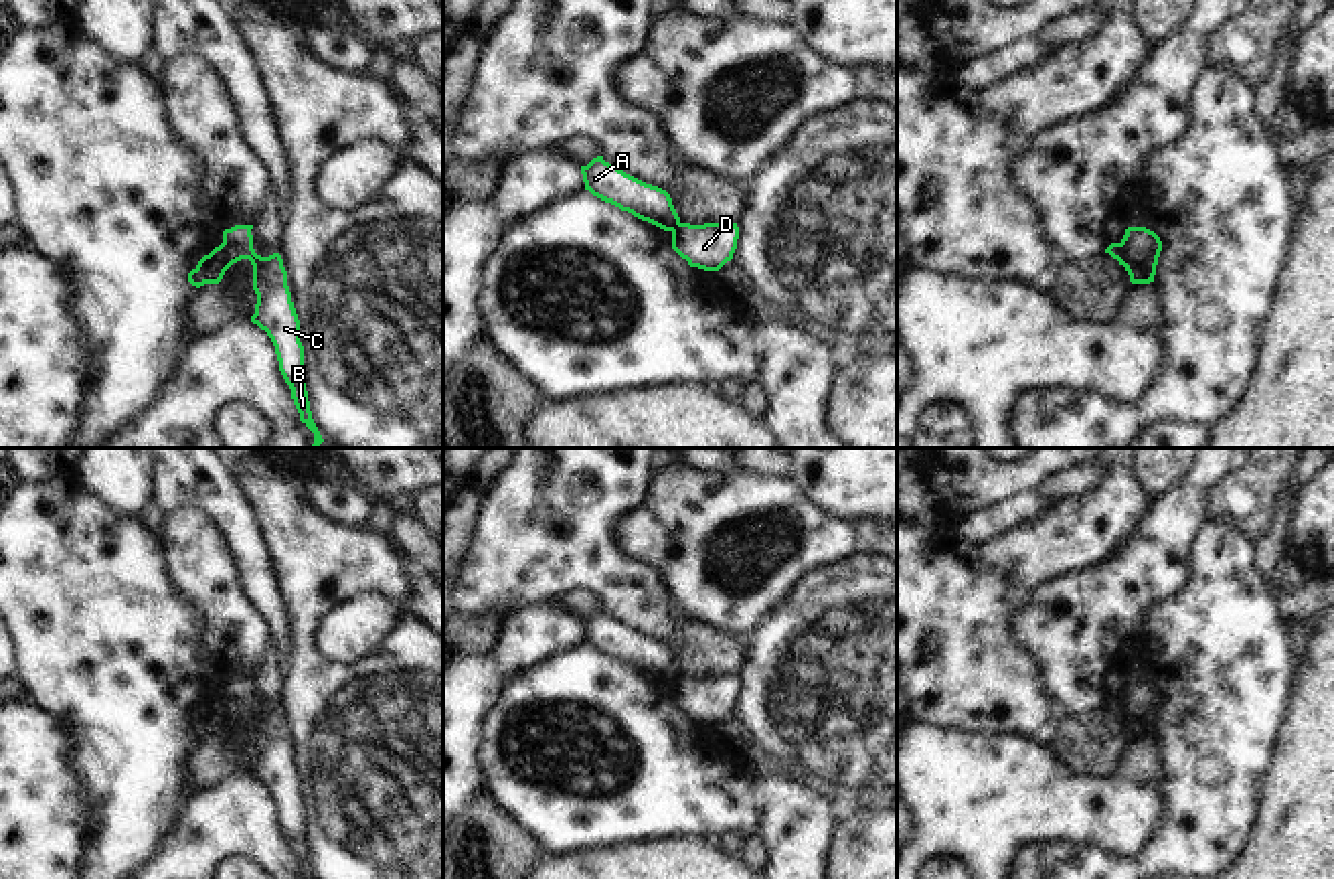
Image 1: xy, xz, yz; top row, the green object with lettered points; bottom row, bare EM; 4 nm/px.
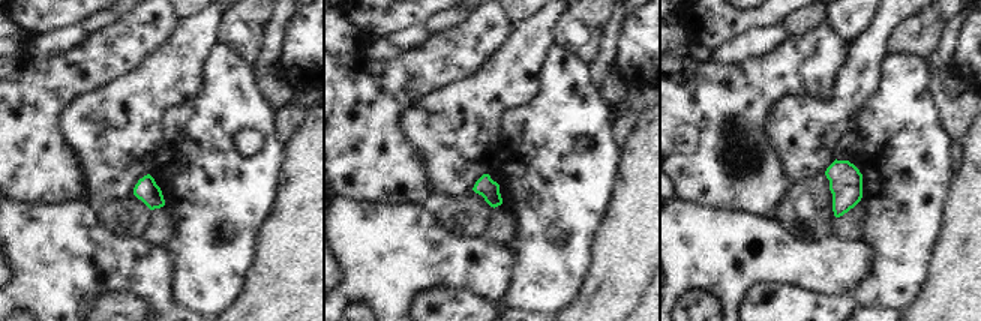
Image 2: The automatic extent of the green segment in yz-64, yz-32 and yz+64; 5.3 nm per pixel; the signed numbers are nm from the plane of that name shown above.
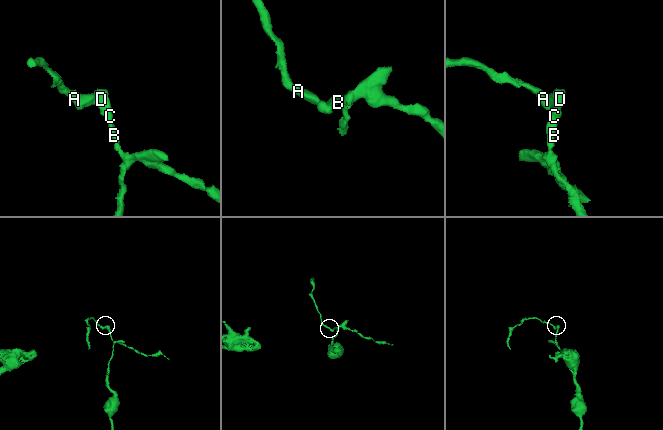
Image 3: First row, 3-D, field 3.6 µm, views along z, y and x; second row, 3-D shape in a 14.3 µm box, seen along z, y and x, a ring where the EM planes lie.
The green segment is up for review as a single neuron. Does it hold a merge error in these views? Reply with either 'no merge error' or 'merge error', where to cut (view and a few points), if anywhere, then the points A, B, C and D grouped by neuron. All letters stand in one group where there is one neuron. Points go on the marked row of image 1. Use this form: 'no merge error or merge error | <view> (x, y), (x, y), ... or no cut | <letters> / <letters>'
merge error | yz (1120, 244), (1128, 270) | A / B C D

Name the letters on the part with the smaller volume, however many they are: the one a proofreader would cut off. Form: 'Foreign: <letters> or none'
Foreign: A

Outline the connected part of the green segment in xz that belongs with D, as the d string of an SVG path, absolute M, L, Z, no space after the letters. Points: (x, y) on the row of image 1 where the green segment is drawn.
M678 223L672 231L672 249L688 261L690 267L719 271L733 259L737 249L737 223Z

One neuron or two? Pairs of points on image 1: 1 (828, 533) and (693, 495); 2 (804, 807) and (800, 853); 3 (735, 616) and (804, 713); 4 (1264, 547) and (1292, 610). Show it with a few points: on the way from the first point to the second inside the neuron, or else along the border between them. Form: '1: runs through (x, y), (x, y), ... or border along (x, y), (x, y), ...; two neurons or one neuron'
1: runs through (794, 509), (790, 505), (727, 505); one neuron
2: runs through (802, 819), (800, 841); one neuron
3: border along (784, 600), (741, 641); two neurons
4: runs through (1268, 564), (1272, 586), (1280, 594); one neuron

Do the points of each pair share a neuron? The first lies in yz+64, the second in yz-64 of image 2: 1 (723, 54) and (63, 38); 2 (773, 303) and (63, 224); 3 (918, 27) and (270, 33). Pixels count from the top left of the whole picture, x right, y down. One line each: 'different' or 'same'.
1: same
2: different
3: different

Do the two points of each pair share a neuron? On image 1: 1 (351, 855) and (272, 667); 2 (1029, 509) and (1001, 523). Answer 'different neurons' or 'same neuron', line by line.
1: different neurons
2: same neuron

